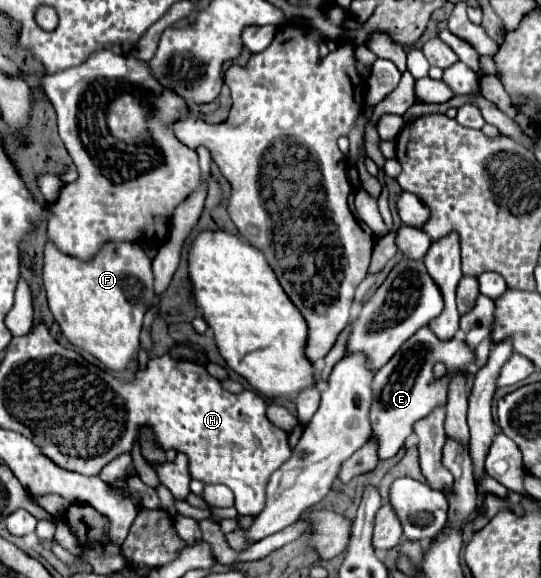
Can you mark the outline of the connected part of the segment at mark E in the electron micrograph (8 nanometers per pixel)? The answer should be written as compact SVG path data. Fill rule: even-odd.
M421 327L417 335L407 339L397 355L389 359L387 365L383 365L371 383L373 389L373 403L369 409L369 421L371 421L371 437L377 443L377 455L379 459L391 459L397 455L401 445L407 441L407 437L413 433L413 425L429 415L433 407L447 403L447 383L449 383L449 371L461 369L469 375L475 371L475 353L473 349L461 341L459 337L453 337L451 341L439 341L429 327ZM437 361L443 361L447 367L447 375L441 381L433 379L433 365Z

